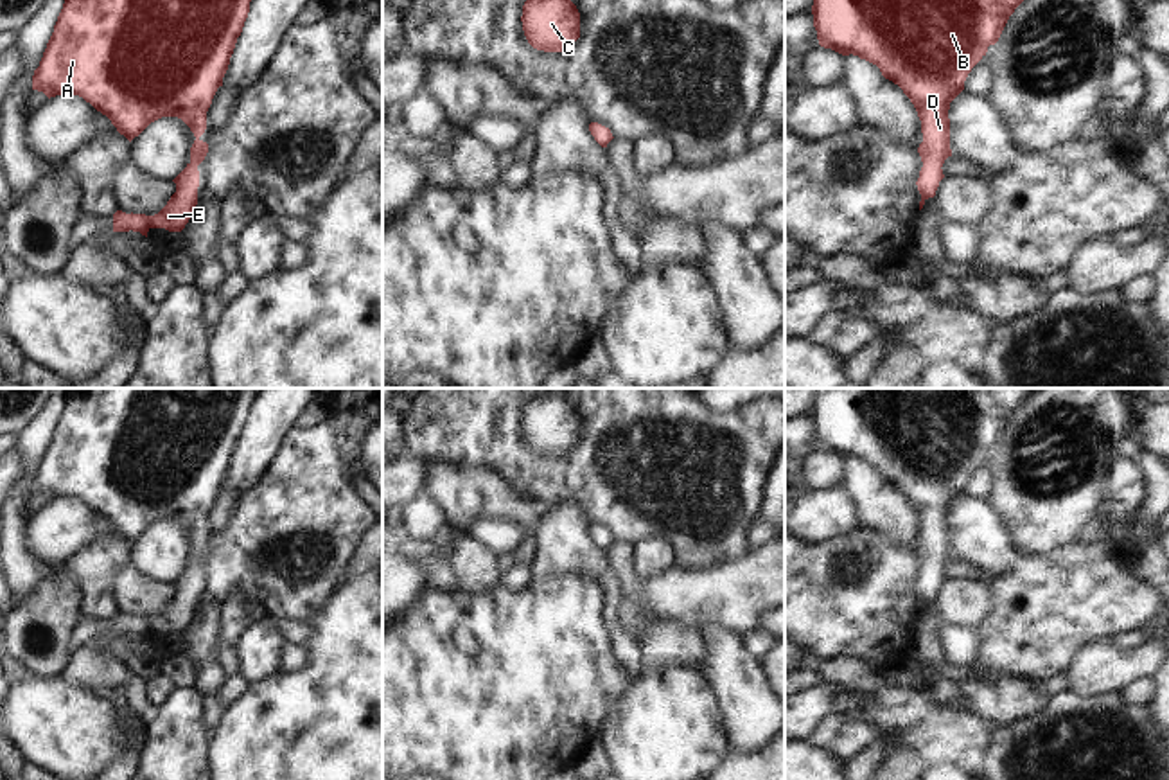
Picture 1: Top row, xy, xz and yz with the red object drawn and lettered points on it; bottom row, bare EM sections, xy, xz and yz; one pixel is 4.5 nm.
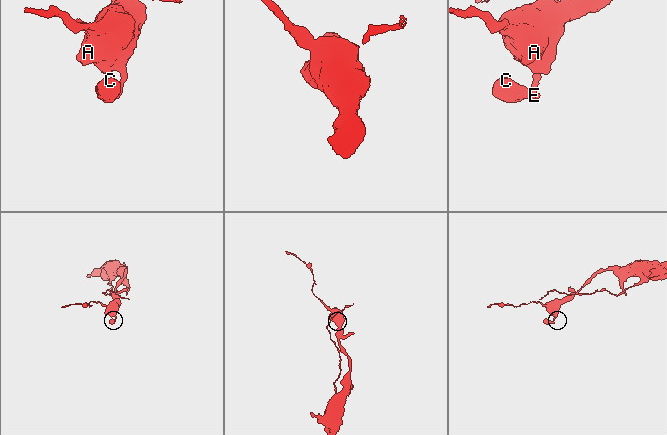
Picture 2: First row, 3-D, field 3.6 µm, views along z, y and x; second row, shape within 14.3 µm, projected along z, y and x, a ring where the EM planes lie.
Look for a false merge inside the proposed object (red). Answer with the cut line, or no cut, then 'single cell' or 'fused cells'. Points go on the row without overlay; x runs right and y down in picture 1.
no cut; single cell

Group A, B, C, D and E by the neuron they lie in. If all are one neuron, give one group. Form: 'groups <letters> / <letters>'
groups A B C D E

